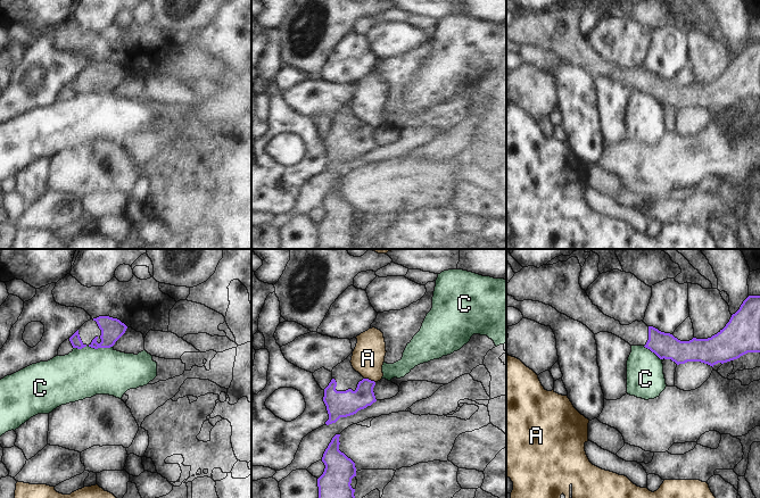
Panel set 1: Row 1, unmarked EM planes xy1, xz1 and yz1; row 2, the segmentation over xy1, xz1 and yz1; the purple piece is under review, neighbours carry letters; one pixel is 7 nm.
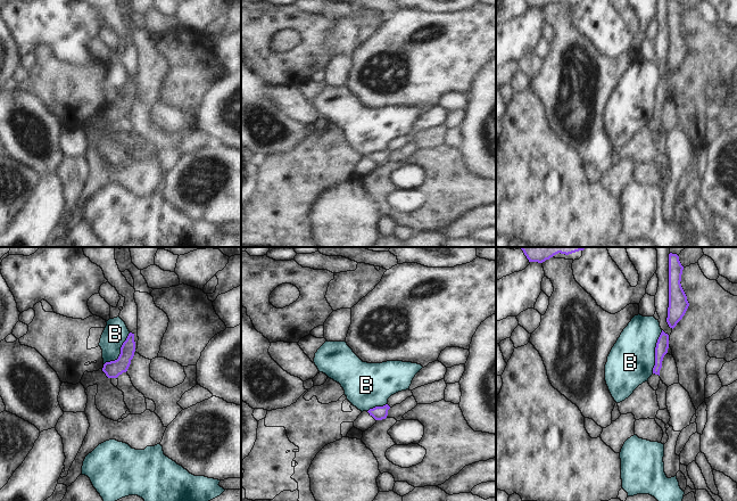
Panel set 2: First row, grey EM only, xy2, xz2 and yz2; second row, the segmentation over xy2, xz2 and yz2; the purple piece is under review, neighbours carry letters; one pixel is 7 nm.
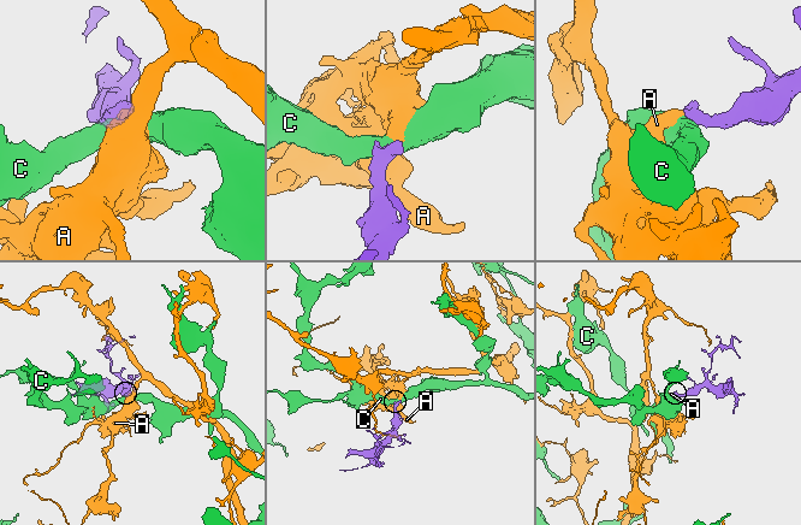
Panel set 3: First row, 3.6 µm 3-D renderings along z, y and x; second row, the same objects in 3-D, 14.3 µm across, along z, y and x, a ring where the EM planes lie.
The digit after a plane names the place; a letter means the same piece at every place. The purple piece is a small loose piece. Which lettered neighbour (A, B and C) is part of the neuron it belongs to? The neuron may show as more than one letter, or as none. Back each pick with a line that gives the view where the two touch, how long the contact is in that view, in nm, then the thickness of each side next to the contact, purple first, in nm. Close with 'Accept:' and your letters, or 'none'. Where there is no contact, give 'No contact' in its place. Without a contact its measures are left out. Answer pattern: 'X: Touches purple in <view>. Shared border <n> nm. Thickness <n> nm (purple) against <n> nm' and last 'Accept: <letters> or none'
Accept: none.

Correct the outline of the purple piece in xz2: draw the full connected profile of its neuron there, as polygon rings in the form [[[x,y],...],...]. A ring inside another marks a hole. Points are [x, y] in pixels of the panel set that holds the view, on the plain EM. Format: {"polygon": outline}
{"polygon": [[[388,149],[383,151],[375,151],[373,154],[370,154],[367,157],[370,161],[372,161],[375,165],[382,165],[386,164],[388,161],[388,155],[390,151]]]}

